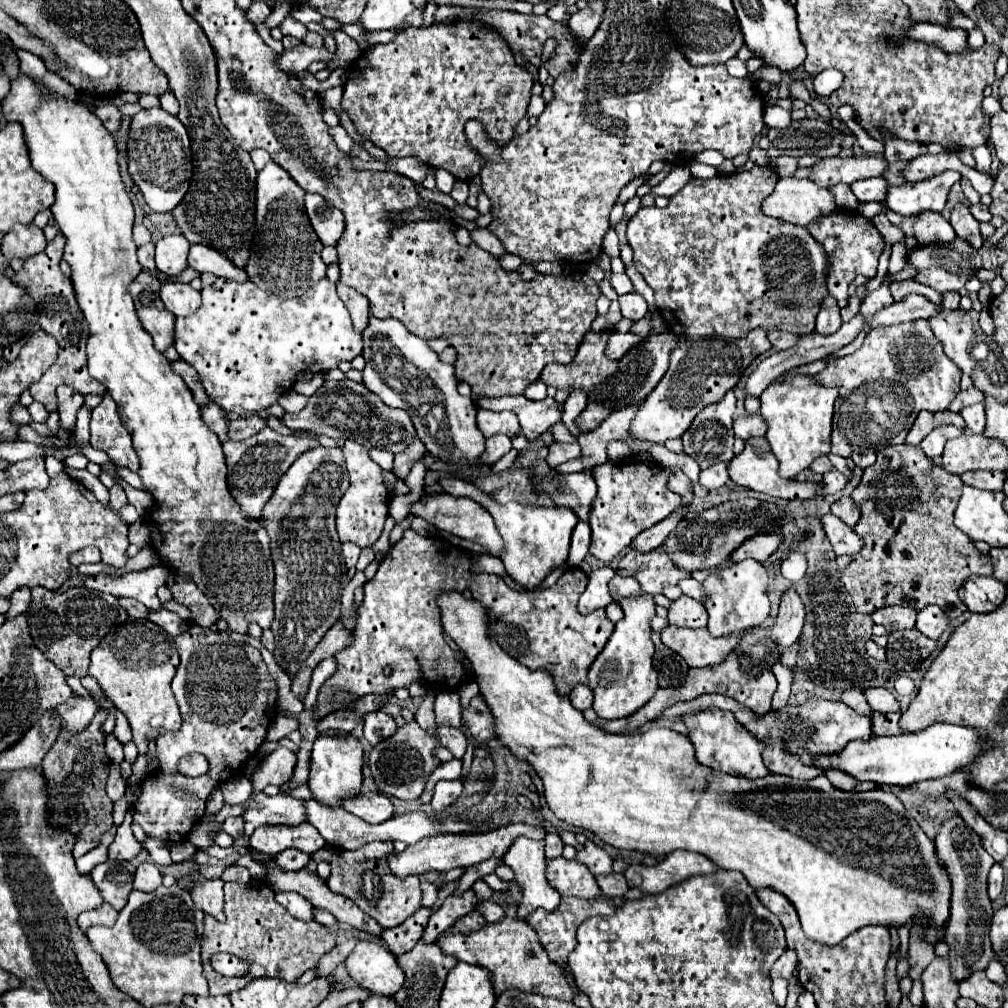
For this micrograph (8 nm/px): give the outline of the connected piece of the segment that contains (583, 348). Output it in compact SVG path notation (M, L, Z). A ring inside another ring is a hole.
M588 332L578 348L574 362L568 366L548 364L540 376L542 382L554 388L584 388L584 392L590 396L590 390L596 388L596 384L600 384L606 376L612 376L618 370L616 360L610 360L604 354L606 342L608 332Z

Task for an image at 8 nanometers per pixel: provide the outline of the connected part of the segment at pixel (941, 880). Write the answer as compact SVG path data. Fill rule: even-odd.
M448 592L448 596L442 594L438 598L438 606L442 610L442 626L444 626L446 634L458 644L458 648L472 662L480 692L484 694L484 700L488 702L488 706L494 714L494 726L496 726L496 734L498 734L500 742L504 746L508 746L512 750L512 754L516 754L518 758L532 764L532 768L538 772L538 776L546 784L546 802L548 802L550 810L560 820L574 824L574 826L580 826L580 828L586 828L586 830L594 832L596 836L600 836L606 844L622 848L622 850L638 850L638 852L648 852L652 856L666 856L666 854L682 848L682 850L706 854L720 868L742 872L746 876L746 880L750 880L754 890L768 886L768 888L782 892L794 904L794 908L800 916L800 924L802 924L804 934L810 940L826 944L826 946L840 944L846 936L850 936L852 932L856 932L858 928L868 926L868 924L884 924L884 926L910 924L916 910L934 912L934 922L940 924L940 926L946 924L946 920L950 916L950 880L948 880L948 874L938 864L938 858L934 854L934 842L922 832L922 828L916 824L916 820L908 814L908 810L902 806L902 802L892 792L884 792L880 788L874 788L874 790L868 790L868 792L842 792L842 790L834 788L830 784L830 780L826 780L824 774L814 778L814 780L806 780L806 782L794 780L794 778L788 778L788 776L780 776L780 774L768 774L766 778L758 778L758 780L722 774L718 770L712 770L708 766L698 764L696 758L688 756L688 742L690 742L688 736L678 734L670 728L650 728L642 734L632 734L632 736L630 734L606 734L606 732L598 730L594 724L586 722L584 716L578 710L574 710L574 706L570 704L568 698L556 694L554 680L546 670L530 670L530 668L522 666L518 660L510 658L494 640L490 640L488 634L484 634L486 612L484 612L480 602L466 600L458 592Z

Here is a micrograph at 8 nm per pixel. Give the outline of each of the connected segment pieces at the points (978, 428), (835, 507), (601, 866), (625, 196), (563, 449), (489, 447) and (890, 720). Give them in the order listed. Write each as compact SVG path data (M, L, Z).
M972 404L972 406L966 406L960 410L962 418L966 420L966 428L974 434L978 432L984 432L984 426L986 426L986 416L984 416L984 404Z
M842 496L840 500L836 500L832 506L830 506L830 512L834 516L838 516L840 520L844 520L848 526L854 526L860 518L860 510L854 506L852 498L850 496Z
M586 840L584 850L580 850L576 854L576 858L578 858L578 862L586 864L594 876L612 872L612 858L610 858L610 854L604 848L596 846L592 840Z
M640 176L640 178L632 180L628 186L624 186L624 190L620 192L620 198L618 198L618 202L620 202L620 204L626 204L628 200L632 200L632 198L636 196L636 188L638 188L638 186L642 186L646 180L648 180L648 176Z
M554 442L552 446L548 446L548 466L550 468L556 468L558 464L562 462L568 462L568 460L574 460L574 458L580 458L582 456L582 448L578 442L574 444L564 444L564 442Z
M506 434L490 436L490 438L486 438L486 448L484 448L482 456L478 458L478 462L486 464L486 466L492 466L492 464L498 462L510 448L512 448L512 444L510 444L510 438L508 438Z
M900 712L894 714L874 714L872 716L872 730L876 736L894 736L902 734L902 728L898 724Z

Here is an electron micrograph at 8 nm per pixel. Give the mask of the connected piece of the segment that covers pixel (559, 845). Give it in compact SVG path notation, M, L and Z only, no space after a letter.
M546 832L546 858L556 858L562 854L562 848L564 848L564 842L560 838L558 832Z

